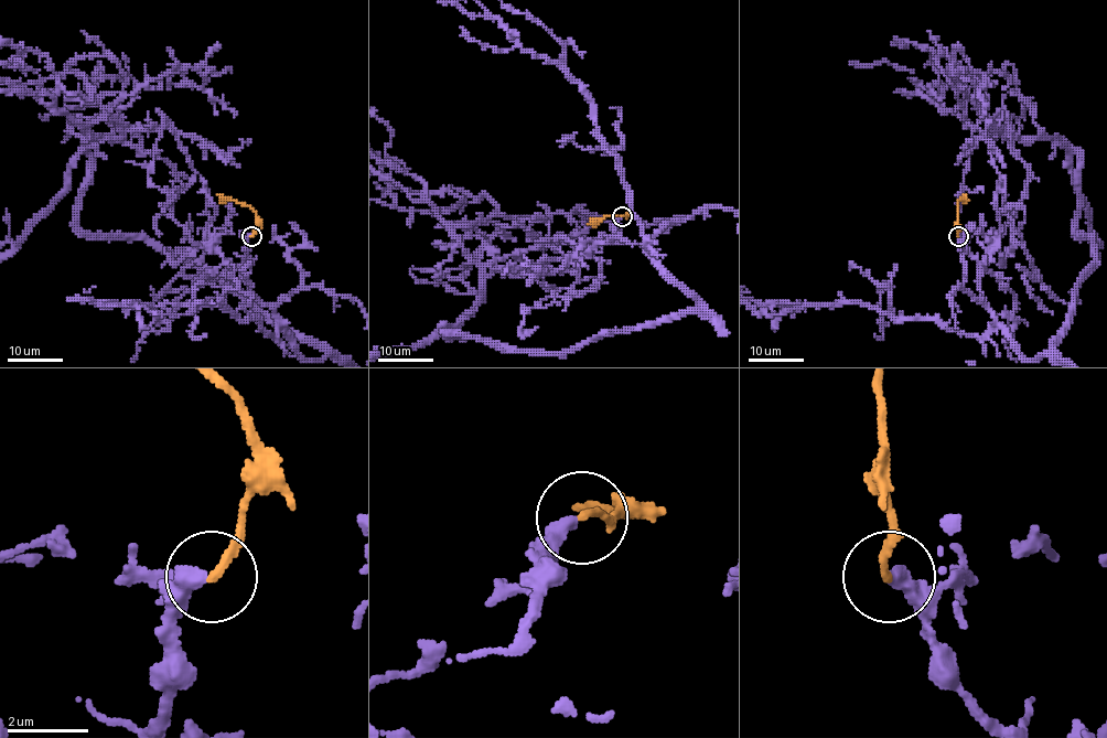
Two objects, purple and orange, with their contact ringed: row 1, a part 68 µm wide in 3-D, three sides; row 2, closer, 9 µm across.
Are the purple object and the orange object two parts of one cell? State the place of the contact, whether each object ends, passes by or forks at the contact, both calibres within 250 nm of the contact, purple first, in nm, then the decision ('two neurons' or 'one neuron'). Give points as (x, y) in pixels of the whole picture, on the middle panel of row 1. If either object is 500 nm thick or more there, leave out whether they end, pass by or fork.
at (622, 216); purple ends there; orange ends there; 400 nm thick on the purple side, 200 nm on the other; two neurons

